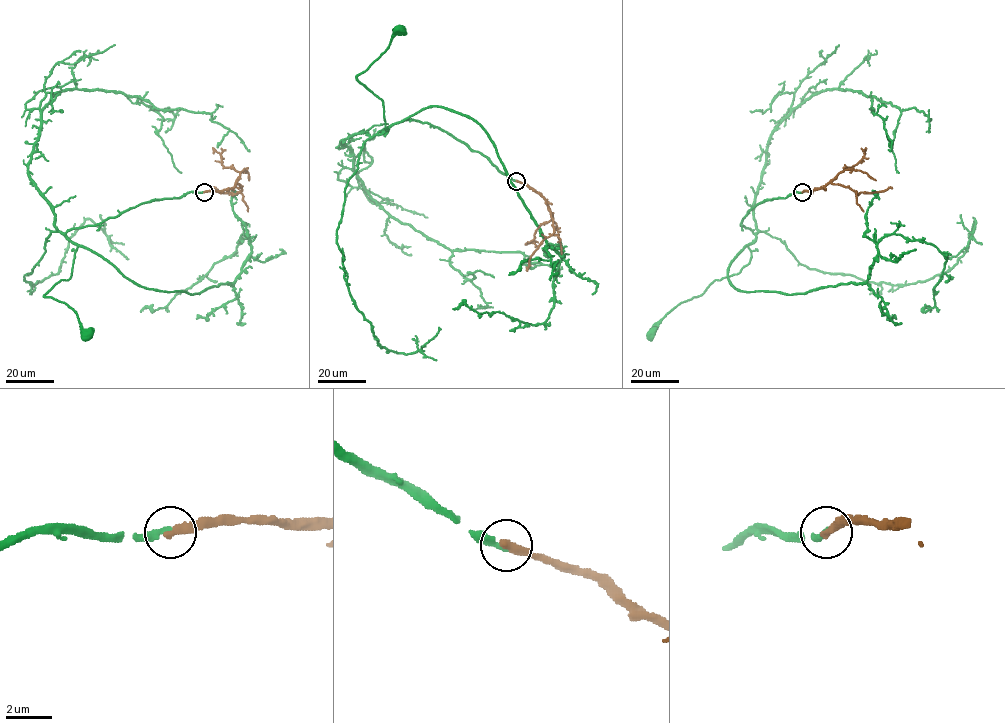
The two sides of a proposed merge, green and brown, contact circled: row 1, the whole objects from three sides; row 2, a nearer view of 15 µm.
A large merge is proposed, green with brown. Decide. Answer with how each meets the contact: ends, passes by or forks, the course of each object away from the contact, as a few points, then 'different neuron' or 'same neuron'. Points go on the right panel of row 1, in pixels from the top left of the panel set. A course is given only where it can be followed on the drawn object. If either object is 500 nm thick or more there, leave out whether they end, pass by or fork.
green ends | brown ends | green via (802, 192), (768, 199), (750, 209), (741, 223), (754, 234), (747, 246), (750, 262), (675, 307), (651, 334) | brown via (802, 192), (819, 189), (829, 183), (848, 186), (857, 193), (892, 188) | same neuron

